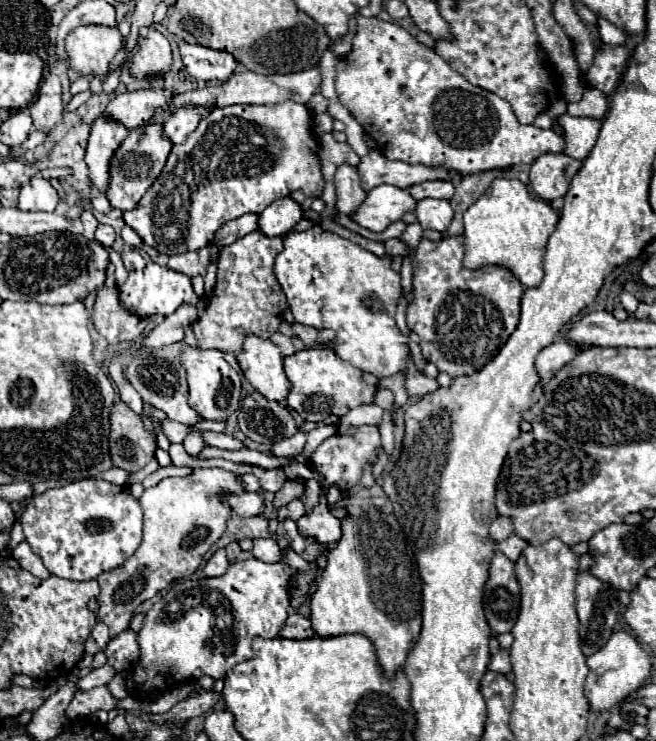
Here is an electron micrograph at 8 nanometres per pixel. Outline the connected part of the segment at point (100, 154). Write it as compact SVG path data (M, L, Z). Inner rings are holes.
M101 116L93 122L85 162L89 166L91 186L99 192L105 192L109 188L109 162L117 146L121 146L125 138L127 130L123 126L117 126L117 122L105 122L105 118Z

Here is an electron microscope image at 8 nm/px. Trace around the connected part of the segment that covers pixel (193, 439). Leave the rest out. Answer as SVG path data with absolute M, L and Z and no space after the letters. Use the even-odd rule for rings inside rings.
M201 420L201 422L197 422L197 424L191 428L191 432L187 434L185 442L183 442L187 454L195 456L195 454L201 452L201 448L205 446L205 442L203 442L203 432L207 432L207 430L221 430L221 432L223 432L225 426L227 426L227 422L215 422L215 420Z

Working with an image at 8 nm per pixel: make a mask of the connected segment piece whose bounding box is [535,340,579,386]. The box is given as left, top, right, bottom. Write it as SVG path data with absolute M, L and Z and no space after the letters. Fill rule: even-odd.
M559 340L559 342L543 348L535 358L539 386L547 384L557 374L557 370L561 370L567 362L571 362L575 358L577 352L579 352L579 348L569 346L569 342L565 342L565 340Z

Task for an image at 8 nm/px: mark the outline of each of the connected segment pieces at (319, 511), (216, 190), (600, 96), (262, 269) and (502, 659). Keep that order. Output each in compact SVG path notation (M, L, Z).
M325 496L321 497L311 516L297 520L297 528L301 536L309 536L325 544L335 544L341 538L341 520L331 514Z
M293 100L275 106L227 106L211 110L201 118L197 130L189 134L181 146L173 146L159 178L145 192L139 204L123 214L123 220L143 238L145 244L155 246L159 252L167 252L169 256L199 250L213 242L215 230L225 222L249 212L259 214L265 206L279 198L287 198L295 190L301 190L307 198L321 198L325 178L321 174L315 144L311 112L305 104L297 104Z
M585 88L585 94L579 104L569 104L567 112L571 116L591 116L603 118L607 112L607 96L597 88Z
M251 232L245 238L221 248L213 296L209 298L205 316L193 324L199 348L217 348L223 352L241 354L245 334L269 338L279 330L279 322L287 310L287 300L273 274L273 262L281 252L281 246L283 240L279 236L265 238L263 234Z
M505 650L497 652L497 654L491 658L491 662L489 662L489 670L501 672L501 674L511 672L511 658L509 658L509 652L505 652Z

